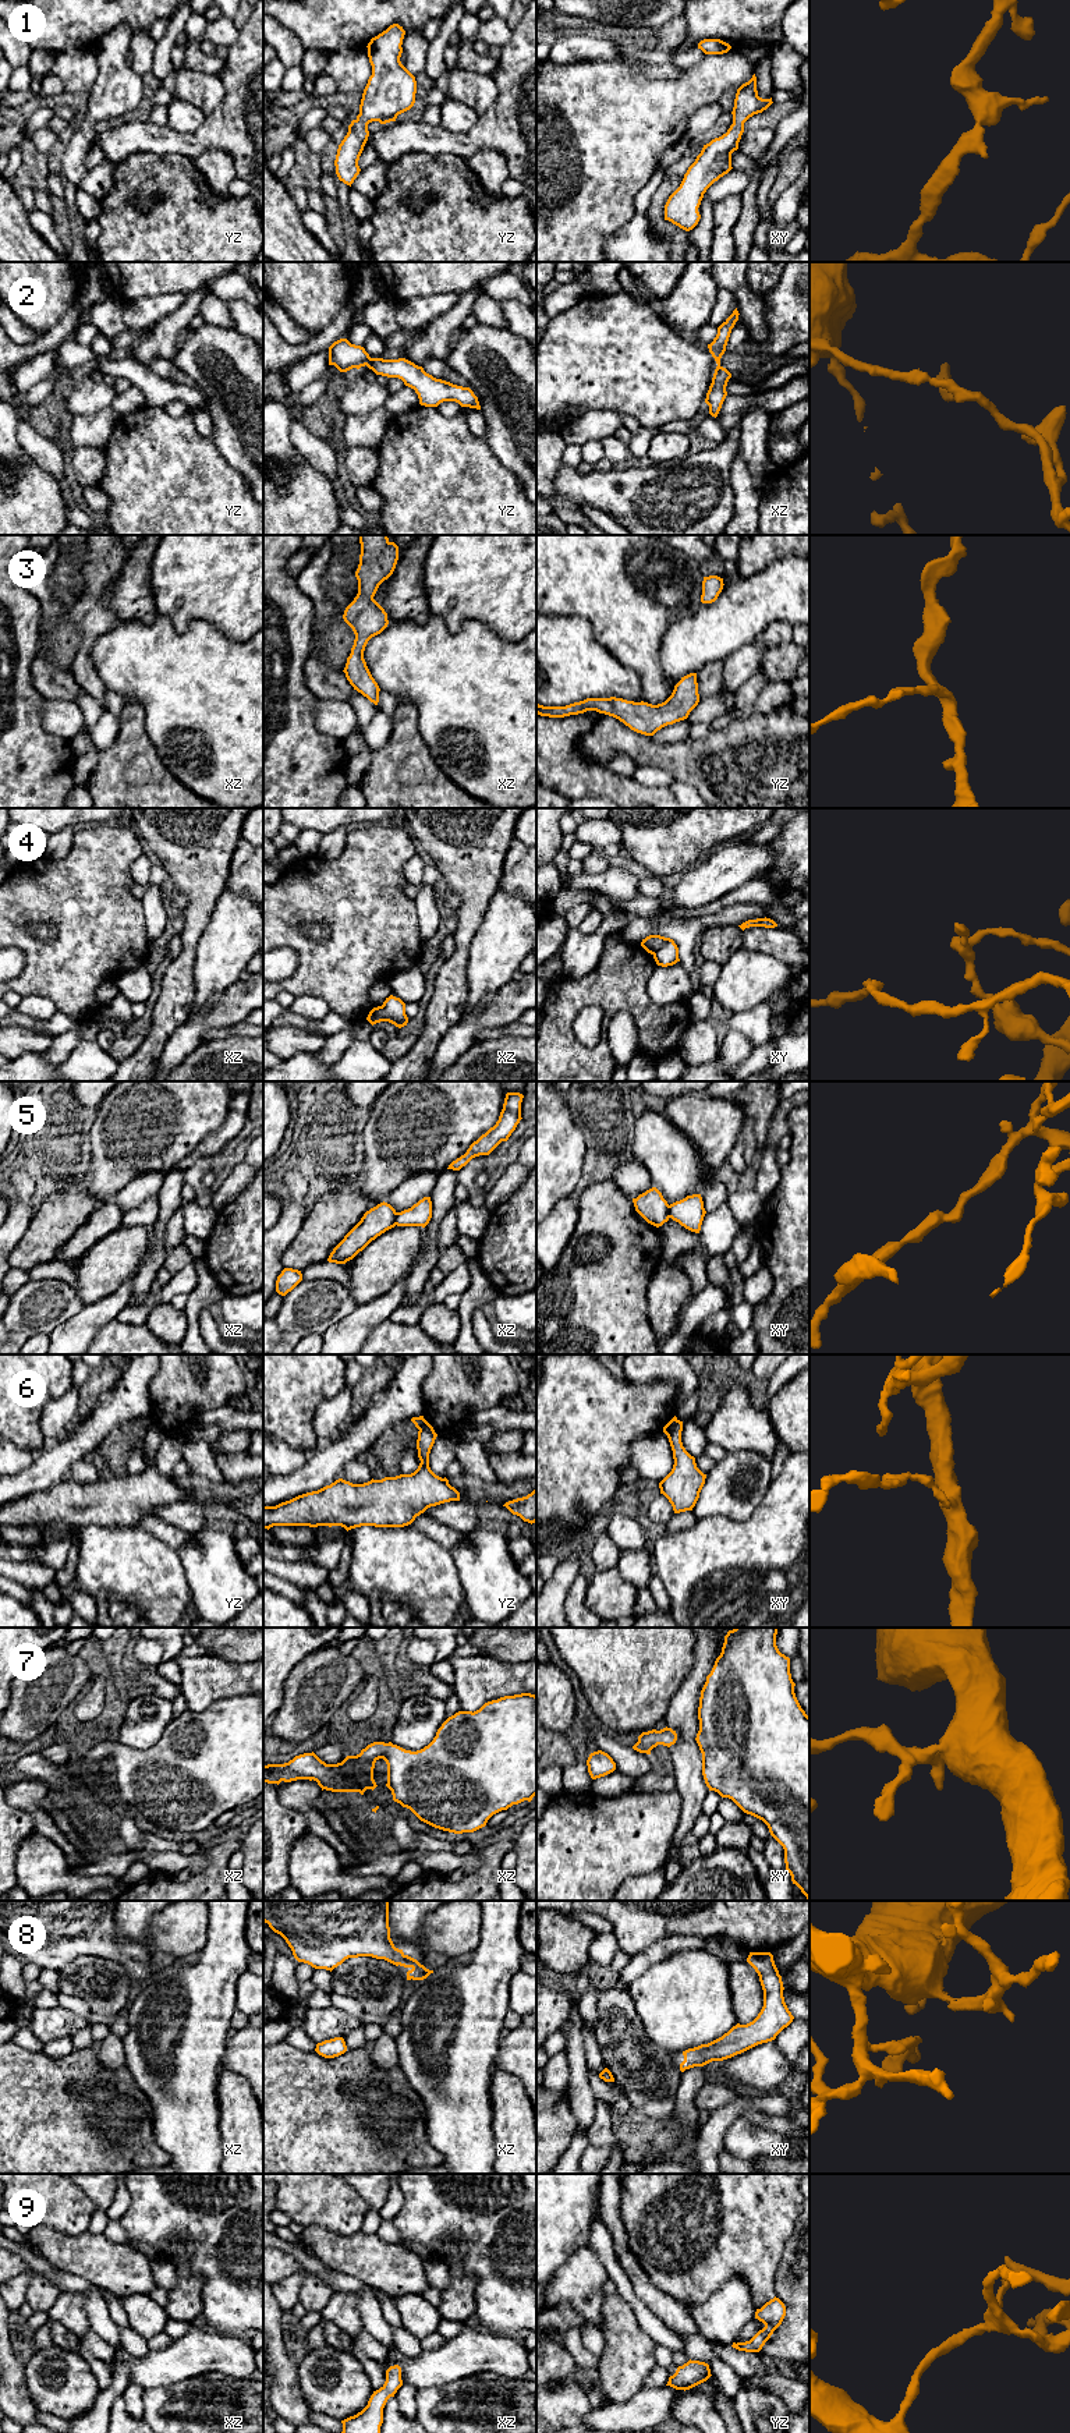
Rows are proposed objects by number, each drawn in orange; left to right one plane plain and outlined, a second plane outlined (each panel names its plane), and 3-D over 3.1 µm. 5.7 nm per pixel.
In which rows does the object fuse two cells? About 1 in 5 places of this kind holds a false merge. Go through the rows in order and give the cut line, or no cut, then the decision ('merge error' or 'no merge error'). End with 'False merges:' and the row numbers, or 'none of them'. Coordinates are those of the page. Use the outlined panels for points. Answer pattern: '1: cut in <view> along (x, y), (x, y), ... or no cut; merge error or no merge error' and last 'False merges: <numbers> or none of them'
1: no cut; no merge error
2: no cut; no merge error
3: no cut; no merge error
4: no cut; no merge error
5: cut in xz along (397, 1213), (394, 1224); merge error
6: cut in xy along (677, 1420), (666, 1434); merge error
7: no cut; no merge error
8: no cut; no merge error
9: no cut; no merge error
False merges: 5, 6

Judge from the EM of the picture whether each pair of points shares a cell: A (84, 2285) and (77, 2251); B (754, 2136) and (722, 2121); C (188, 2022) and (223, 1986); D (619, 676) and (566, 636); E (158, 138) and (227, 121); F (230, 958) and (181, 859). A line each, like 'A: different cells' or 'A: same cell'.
A: different cells
B: different cells
C: same cell
D: same cell
E: same cell
F: different cells

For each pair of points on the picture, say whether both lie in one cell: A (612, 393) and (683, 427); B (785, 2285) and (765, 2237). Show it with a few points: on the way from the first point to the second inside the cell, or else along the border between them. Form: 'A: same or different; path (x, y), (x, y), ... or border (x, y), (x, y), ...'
A: different; border (690, 420), (672, 420), (659, 427)
B: different; border (792, 2235), (778, 2266), (775, 2295)

